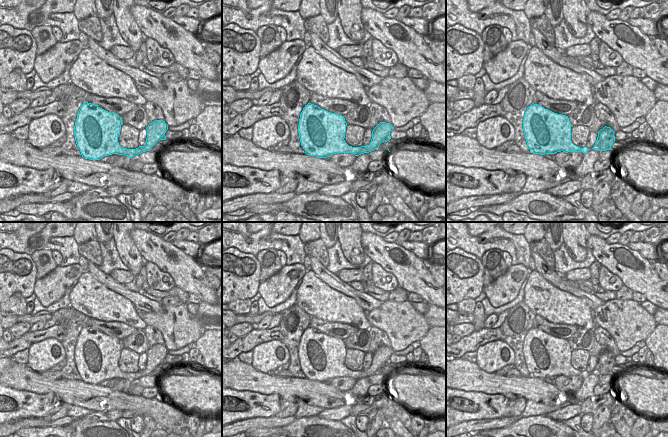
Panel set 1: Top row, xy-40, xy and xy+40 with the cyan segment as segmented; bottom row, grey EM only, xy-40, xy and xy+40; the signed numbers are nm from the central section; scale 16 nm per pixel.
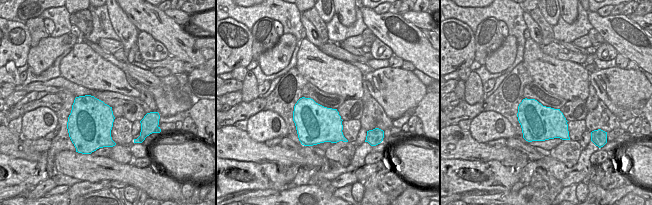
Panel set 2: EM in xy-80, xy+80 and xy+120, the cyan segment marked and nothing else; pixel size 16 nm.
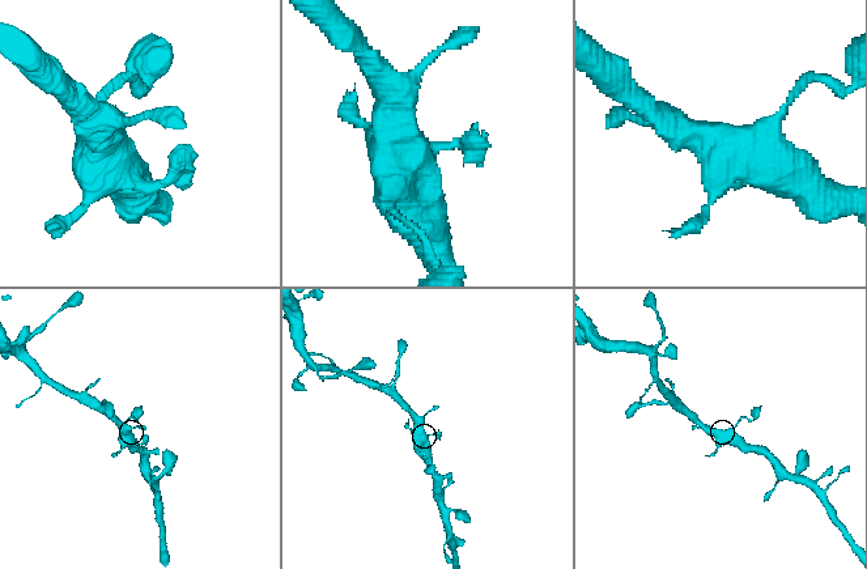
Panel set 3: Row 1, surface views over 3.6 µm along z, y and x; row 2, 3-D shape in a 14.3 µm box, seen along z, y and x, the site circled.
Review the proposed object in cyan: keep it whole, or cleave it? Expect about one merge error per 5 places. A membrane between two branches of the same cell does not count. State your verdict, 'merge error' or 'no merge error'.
no merge error

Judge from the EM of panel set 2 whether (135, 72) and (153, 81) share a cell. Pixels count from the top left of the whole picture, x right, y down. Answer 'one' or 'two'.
one

